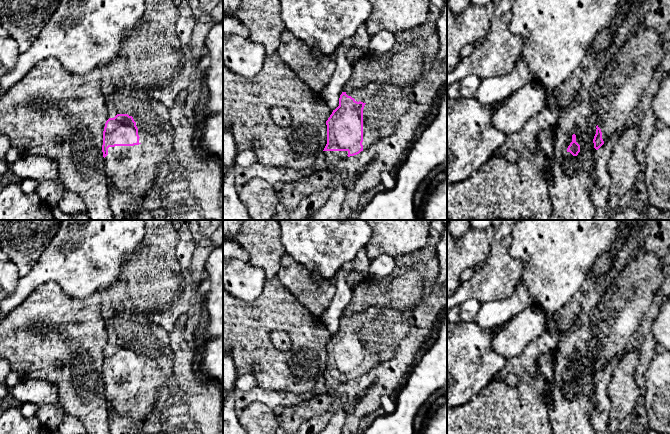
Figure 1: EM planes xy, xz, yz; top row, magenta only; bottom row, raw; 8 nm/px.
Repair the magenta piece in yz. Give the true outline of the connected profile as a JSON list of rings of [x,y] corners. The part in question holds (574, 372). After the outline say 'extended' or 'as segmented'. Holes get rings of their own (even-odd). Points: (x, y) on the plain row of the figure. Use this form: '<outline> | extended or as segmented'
[[[572,359],[572,366],[567,372],[564,392],[567,398],[574,398],[576,395],[576,380],[580,376],[580,369],[576,366],[576,359]]] | extended

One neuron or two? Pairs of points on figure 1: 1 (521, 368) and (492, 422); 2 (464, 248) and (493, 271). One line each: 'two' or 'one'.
1: one
2: two

